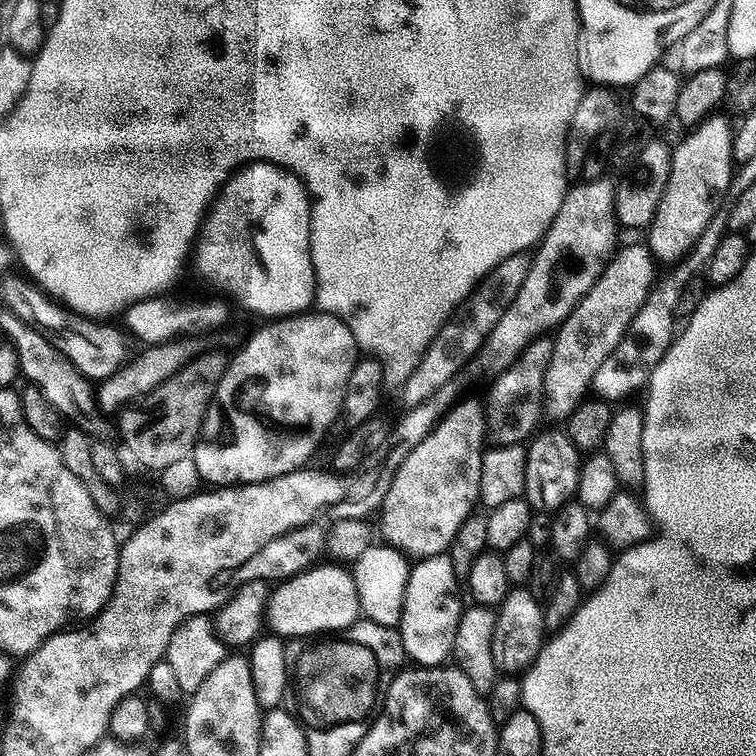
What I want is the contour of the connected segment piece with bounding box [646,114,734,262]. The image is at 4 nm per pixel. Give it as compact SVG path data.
M713 114L705 118L687 133L688 137L680 145L672 148L670 178L666 182L662 202L658 202L658 210L646 229L647 246L657 261L675 262L685 256L694 242L698 242L698 234L706 230L706 222L714 218L720 195L732 187L734 124L720 115Z

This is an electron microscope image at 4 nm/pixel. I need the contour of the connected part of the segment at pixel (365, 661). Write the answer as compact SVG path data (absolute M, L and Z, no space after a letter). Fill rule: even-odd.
M340 634L317 635L315 638L305 640L293 639L288 644L288 675L290 696L293 701L302 696L304 688L310 682L320 682L320 686L334 686L334 678L340 676L340 684L334 696L338 700L352 698L352 702L364 708L362 714L368 714L370 719L375 720L382 707L382 697L396 674L393 668L382 662L380 648L372 648L368 644L345 638Z

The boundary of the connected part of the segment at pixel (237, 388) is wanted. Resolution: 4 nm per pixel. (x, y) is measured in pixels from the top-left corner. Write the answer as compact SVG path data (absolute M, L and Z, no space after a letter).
M309 310L299 316L282 316L269 319L240 349L231 353L226 374L222 374L222 382L218 382L216 398L208 407L204 416L204 425L200 428L200 438L192 450L191 457L196 460L198 474L201 481L208 486L235 486L241 484L260 484L264 480L273 480L279 476L288 476L292 472L299 472L304 464L316 452L316 447L324 440L324 435L332 428L332 423L342 416L346 382L350 382L350 370L354 370L358 359L358 349L354 334L336 316L319 310Z

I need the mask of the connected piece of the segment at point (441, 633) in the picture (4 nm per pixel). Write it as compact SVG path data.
M447 554L426 556L411 565L398 631L404 655L413 665L443 664L451 657L454 634L458 634L462 611L462 588L456 584L459 584L458 577L454 574L452 559Z

